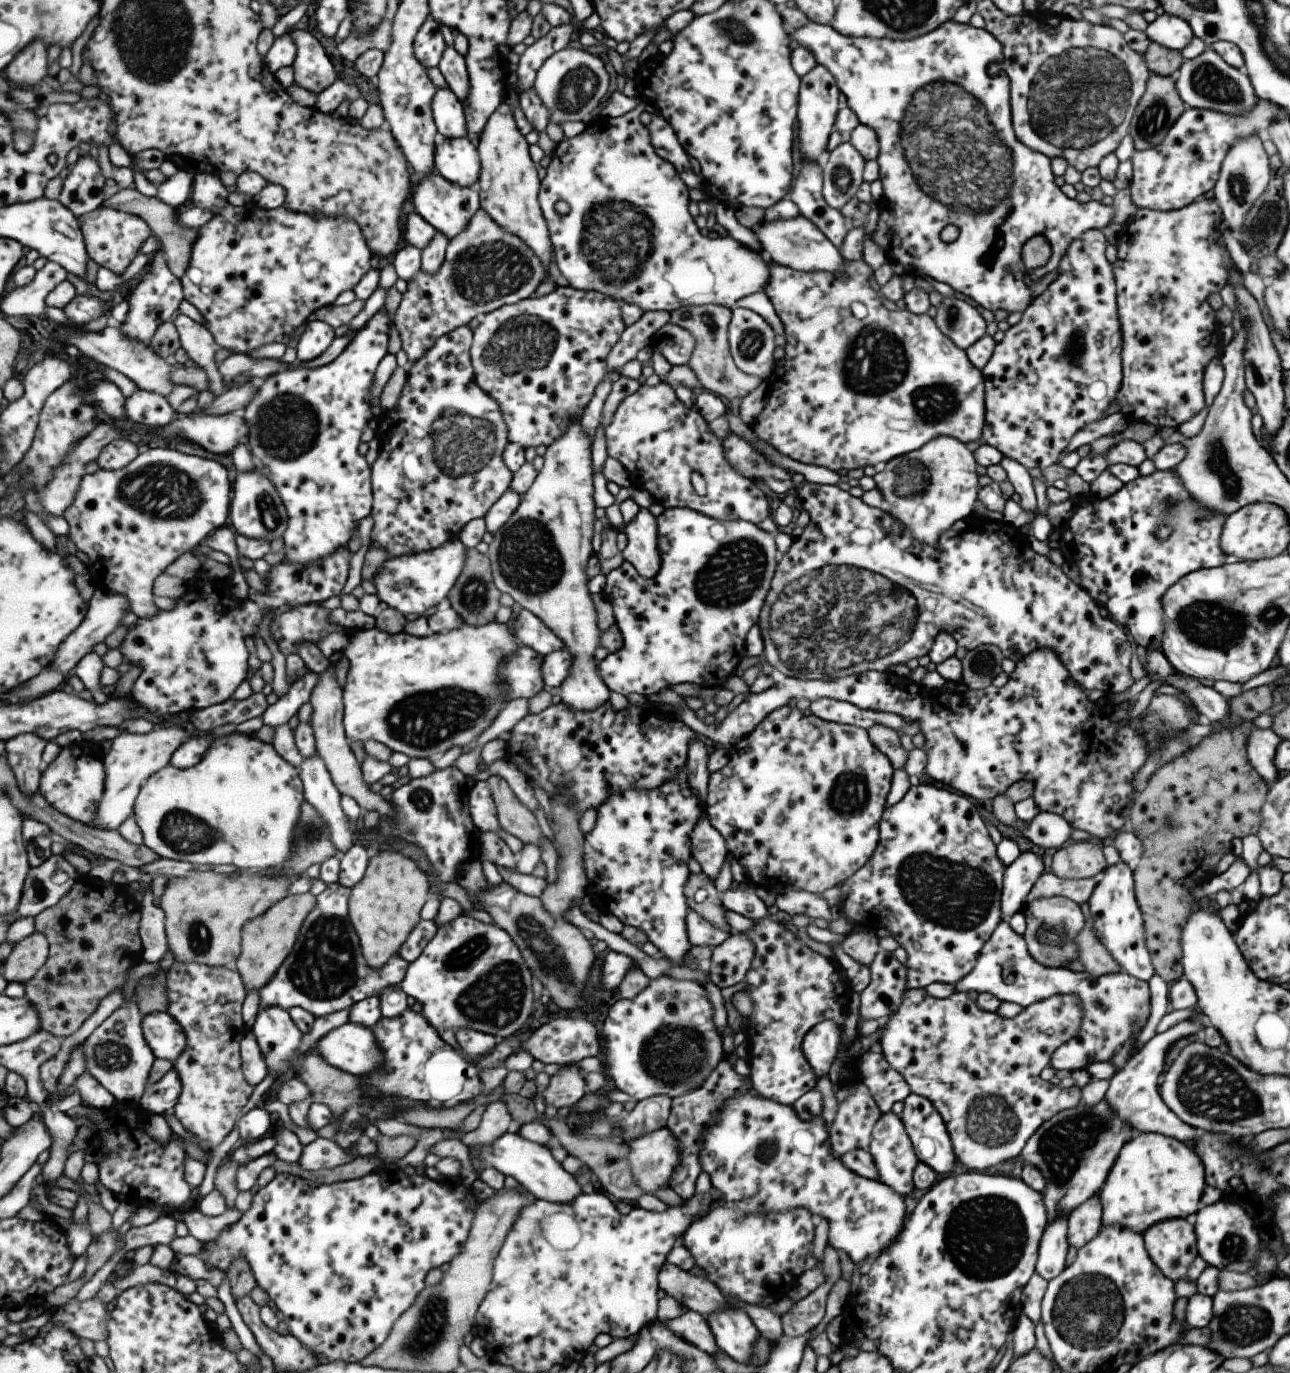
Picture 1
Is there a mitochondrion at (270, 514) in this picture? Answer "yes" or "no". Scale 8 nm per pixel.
yes

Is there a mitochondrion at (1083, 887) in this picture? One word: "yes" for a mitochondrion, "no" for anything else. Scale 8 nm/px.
no

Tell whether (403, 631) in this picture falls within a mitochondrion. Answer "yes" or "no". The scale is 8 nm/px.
no

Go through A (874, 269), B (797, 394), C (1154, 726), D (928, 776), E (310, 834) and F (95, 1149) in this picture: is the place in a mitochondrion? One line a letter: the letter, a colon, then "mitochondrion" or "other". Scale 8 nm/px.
A: other
B: other
C: mitochondrion
D: other
E: mitochondrion
F: other

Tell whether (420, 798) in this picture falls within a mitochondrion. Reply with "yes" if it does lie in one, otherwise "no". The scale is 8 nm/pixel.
yes

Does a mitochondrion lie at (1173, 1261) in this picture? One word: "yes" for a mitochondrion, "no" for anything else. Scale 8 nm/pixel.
yes

